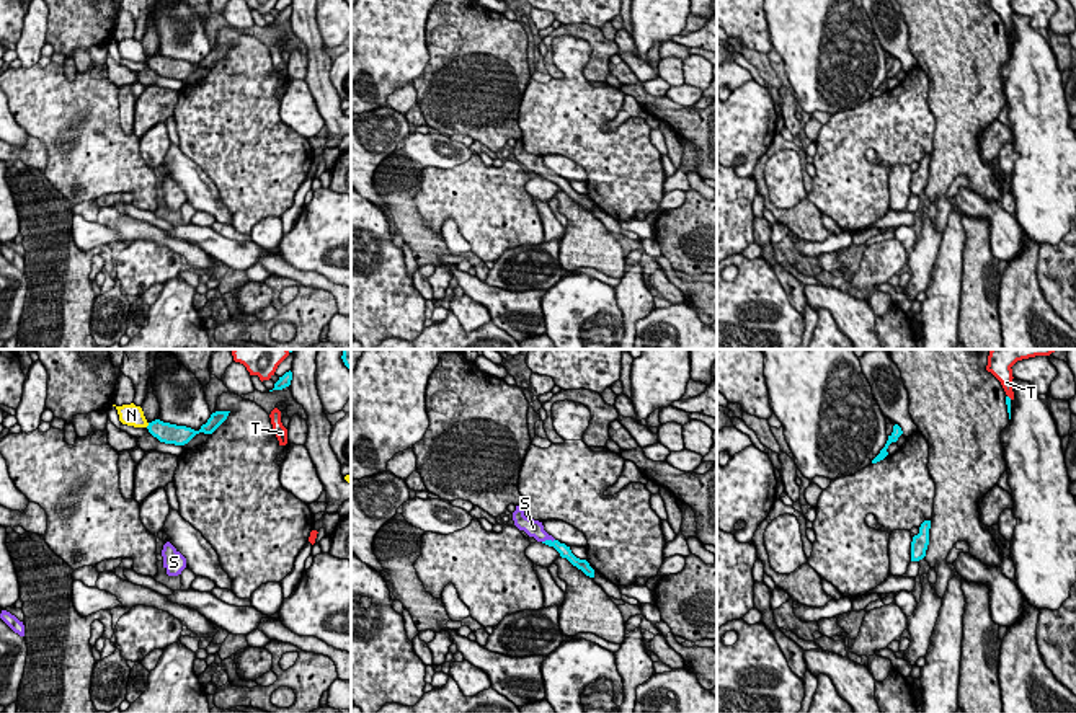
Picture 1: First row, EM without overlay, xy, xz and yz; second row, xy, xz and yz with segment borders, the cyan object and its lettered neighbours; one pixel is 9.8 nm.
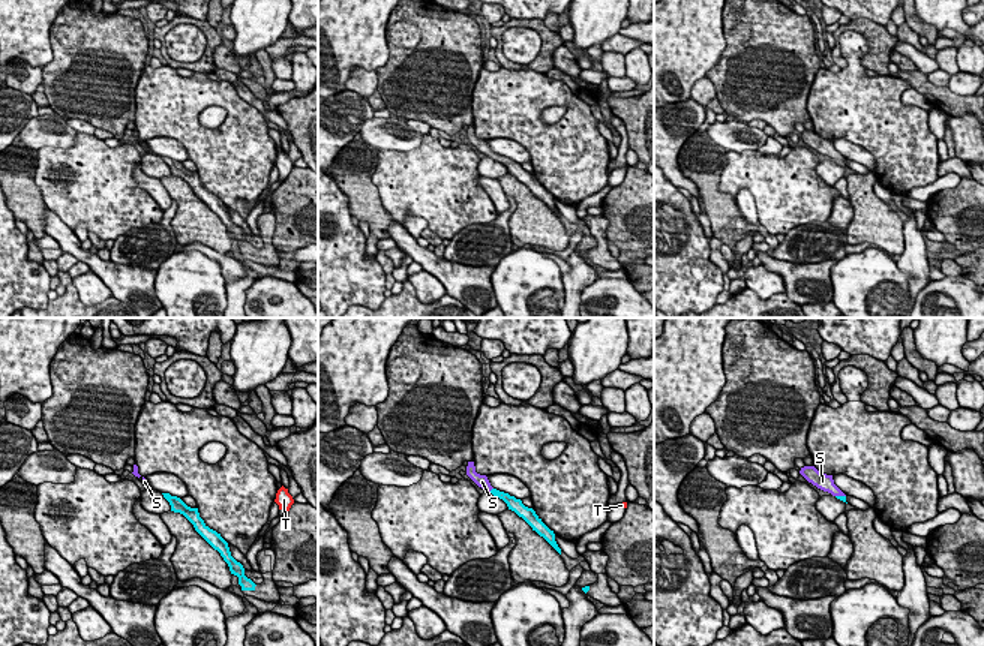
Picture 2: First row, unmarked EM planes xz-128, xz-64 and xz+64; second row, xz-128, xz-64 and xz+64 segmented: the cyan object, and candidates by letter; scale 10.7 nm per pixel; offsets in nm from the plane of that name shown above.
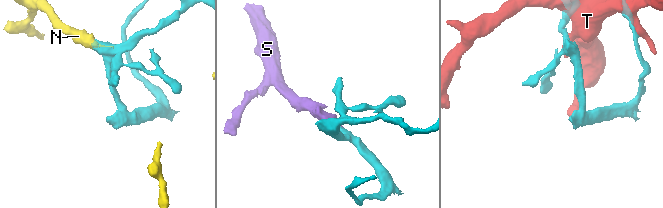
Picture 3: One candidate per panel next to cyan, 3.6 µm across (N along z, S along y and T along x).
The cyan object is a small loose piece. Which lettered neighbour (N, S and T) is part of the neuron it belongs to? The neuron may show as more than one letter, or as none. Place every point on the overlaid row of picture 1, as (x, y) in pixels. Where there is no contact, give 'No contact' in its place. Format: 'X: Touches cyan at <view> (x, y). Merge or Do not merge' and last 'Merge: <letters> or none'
N: Touches cyan at xy (149, 425). Do not merge
S: Touches cyan at xz (547, 540). Merge
T: No contact. Do not merge
Merge: S

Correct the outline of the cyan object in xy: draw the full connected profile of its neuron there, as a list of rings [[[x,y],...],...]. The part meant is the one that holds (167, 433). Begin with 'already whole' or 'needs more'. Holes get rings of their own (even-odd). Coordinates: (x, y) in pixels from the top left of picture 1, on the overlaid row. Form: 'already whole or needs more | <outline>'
already whole | [[[230,411],[212,413],[211,418],[207,419],[207,423],[202,424],[199,431],[194,431],[191,427],[186,427],[186,426],[163,423],[160,419],[149,423],[147,429],[160,442],[185,445],[199,432],[212,434],[227,419],[229,413]]]

